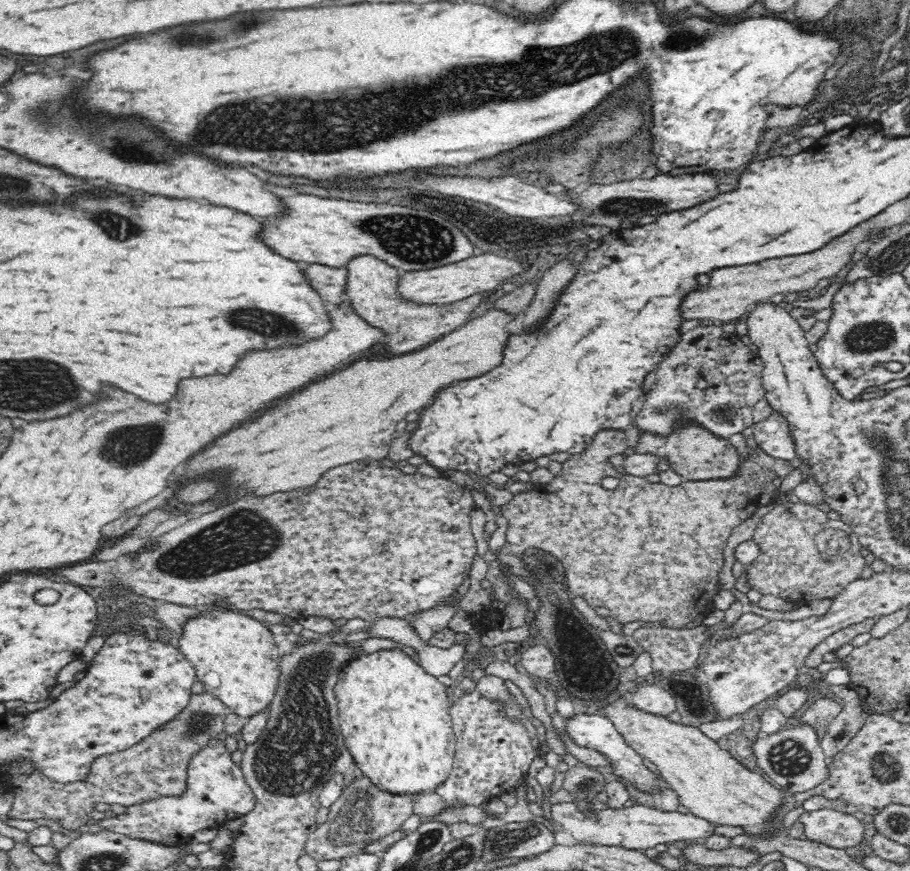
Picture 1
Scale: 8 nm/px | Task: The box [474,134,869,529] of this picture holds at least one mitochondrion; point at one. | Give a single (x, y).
(622, 207)

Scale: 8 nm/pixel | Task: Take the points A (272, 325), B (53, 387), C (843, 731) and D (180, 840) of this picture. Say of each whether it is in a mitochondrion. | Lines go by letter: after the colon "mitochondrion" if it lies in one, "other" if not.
A: mitochondrion
B: mitochondrion
C: mitochondrion
D: other

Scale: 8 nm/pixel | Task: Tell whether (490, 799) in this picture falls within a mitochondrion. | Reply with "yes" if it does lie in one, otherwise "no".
no

